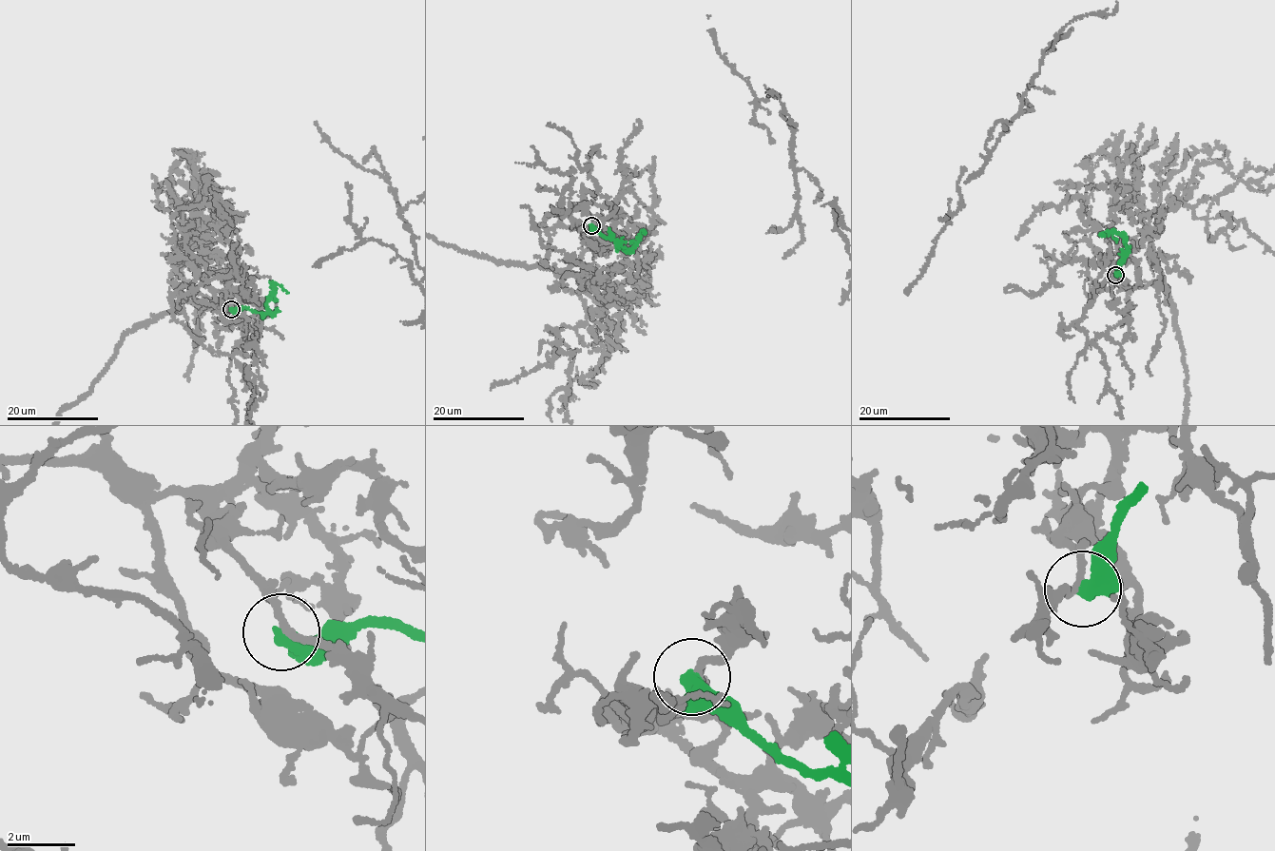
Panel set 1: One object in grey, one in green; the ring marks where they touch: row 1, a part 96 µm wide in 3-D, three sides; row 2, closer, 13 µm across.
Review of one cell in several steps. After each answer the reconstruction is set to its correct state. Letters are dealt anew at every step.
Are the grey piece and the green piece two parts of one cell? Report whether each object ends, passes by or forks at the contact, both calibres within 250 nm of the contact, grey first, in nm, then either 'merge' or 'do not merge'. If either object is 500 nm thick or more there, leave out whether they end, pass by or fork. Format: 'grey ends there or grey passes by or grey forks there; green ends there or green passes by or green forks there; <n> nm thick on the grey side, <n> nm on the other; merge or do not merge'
grey passes by; green ends there; 190 nm thick on the grey side, 480 nm on the other; do not merge

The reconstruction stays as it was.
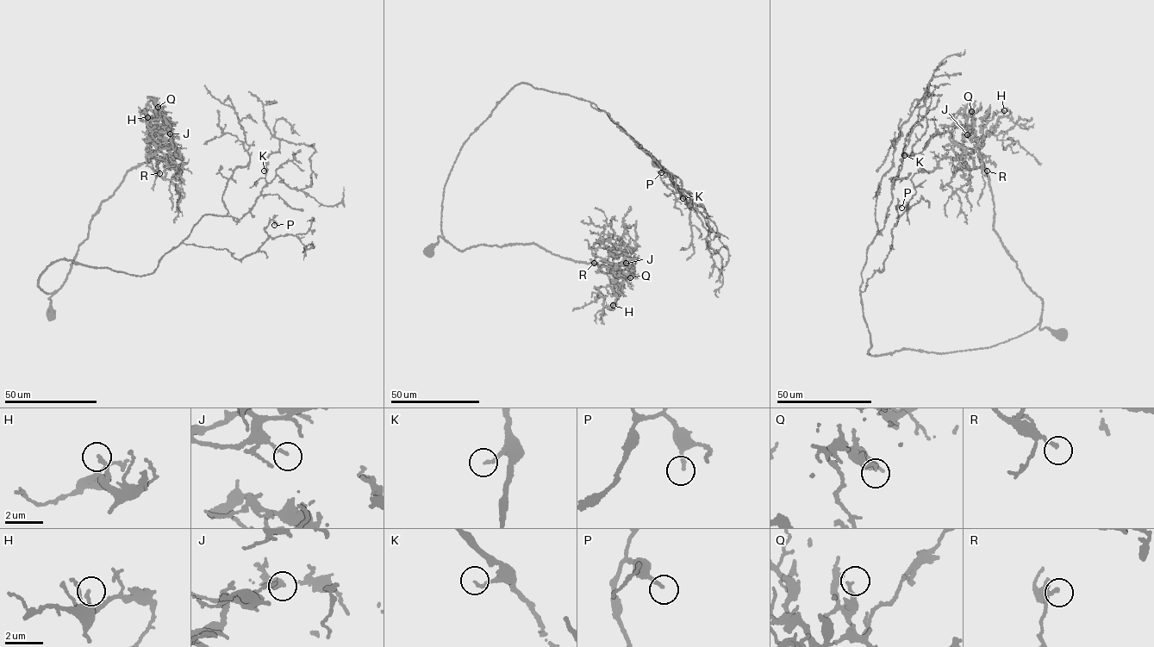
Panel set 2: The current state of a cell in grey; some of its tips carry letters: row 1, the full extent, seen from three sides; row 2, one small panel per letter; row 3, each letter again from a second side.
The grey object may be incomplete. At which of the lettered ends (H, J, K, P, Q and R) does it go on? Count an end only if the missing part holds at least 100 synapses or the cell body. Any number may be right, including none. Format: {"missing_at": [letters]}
{"missing_at": ["R"]}

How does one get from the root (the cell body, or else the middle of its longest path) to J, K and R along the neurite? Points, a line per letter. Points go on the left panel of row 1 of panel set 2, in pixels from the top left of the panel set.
J: (51, 315), (48, 298), (67, 277), (101, 204), (112, 195), (127, 171), (149, 159), (160, 132), (170, 133)
K: (51, 315), (53, 293), (37, 285), (47, 266), (65, 258), (151, 273), (202, 216), (248, 212), (264, 171)
R: (51, 315), (48, 298), (60, 289), (67, 277), (101, 204), (112, 195), (127, 171), (150, 162), (159, 173)

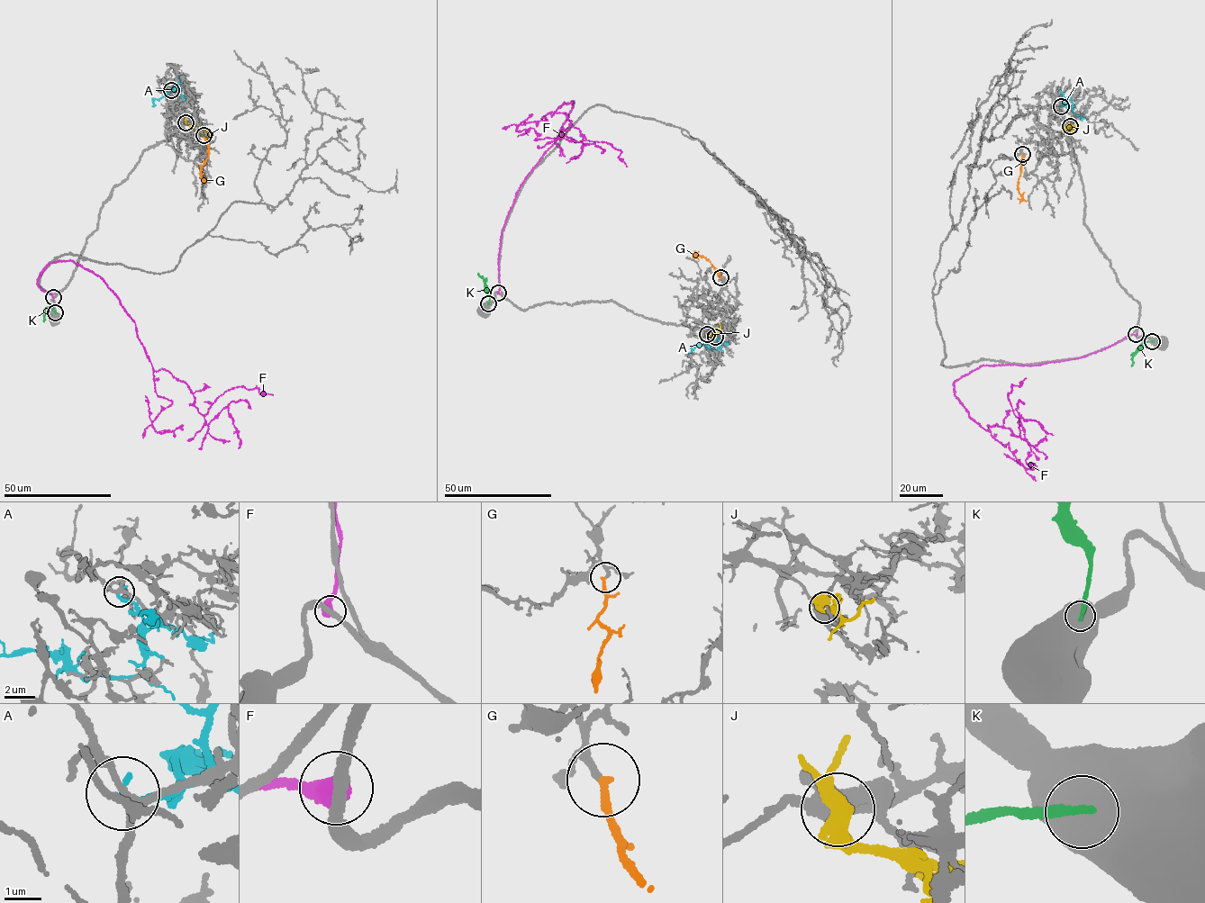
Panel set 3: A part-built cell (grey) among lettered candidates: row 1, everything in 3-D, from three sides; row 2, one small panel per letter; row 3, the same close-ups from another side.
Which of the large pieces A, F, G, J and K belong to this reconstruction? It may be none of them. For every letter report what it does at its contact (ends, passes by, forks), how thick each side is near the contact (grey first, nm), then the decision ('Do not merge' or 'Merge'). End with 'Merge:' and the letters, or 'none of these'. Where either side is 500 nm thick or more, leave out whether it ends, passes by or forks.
A: It ends there. Thickness 200 nm (grey) against 190 nm. Do not merge
F: Thickness 280 nm (grey) against 600 nm. Do not merge
G: It ends there. Thickness 130 nm (grey) against 200 nm. Merge
J: It forks there. Thickness 400 nm (grey) against 400 nm. Do not merge
K: Thickness 900 nm (grey) against 280 nm. Do not merge
Merge: G

